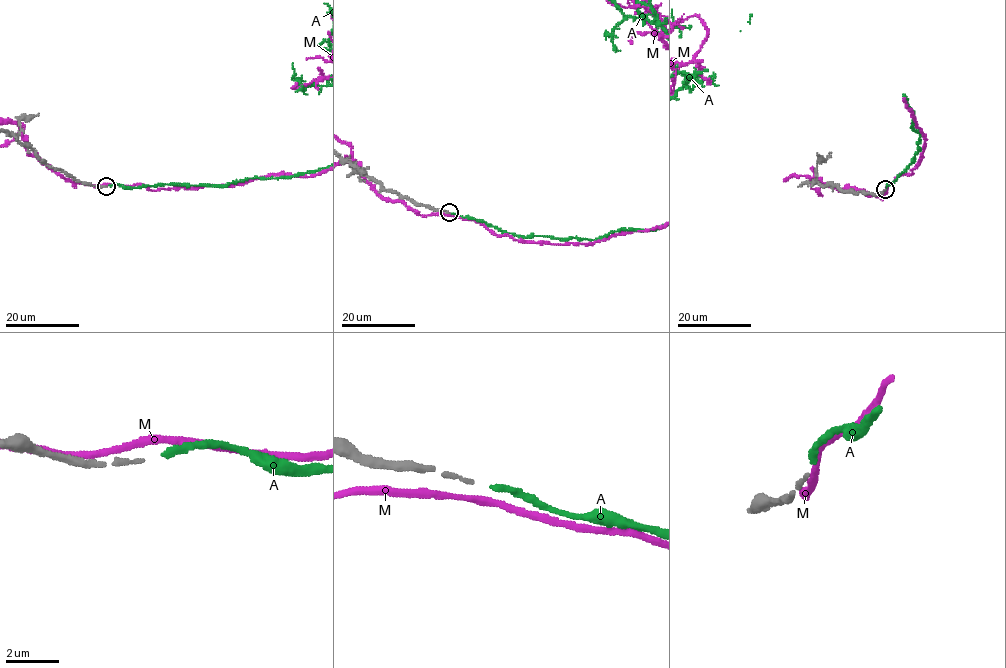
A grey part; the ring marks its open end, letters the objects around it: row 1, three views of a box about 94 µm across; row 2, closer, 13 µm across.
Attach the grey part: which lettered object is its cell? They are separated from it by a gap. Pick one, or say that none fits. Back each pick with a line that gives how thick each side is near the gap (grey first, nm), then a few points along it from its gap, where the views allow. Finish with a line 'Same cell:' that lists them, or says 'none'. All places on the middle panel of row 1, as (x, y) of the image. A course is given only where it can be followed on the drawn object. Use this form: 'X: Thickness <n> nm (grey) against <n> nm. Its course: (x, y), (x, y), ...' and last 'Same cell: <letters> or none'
A: Thickness 140 nm (grey) against 240 nm
Same cell: A

